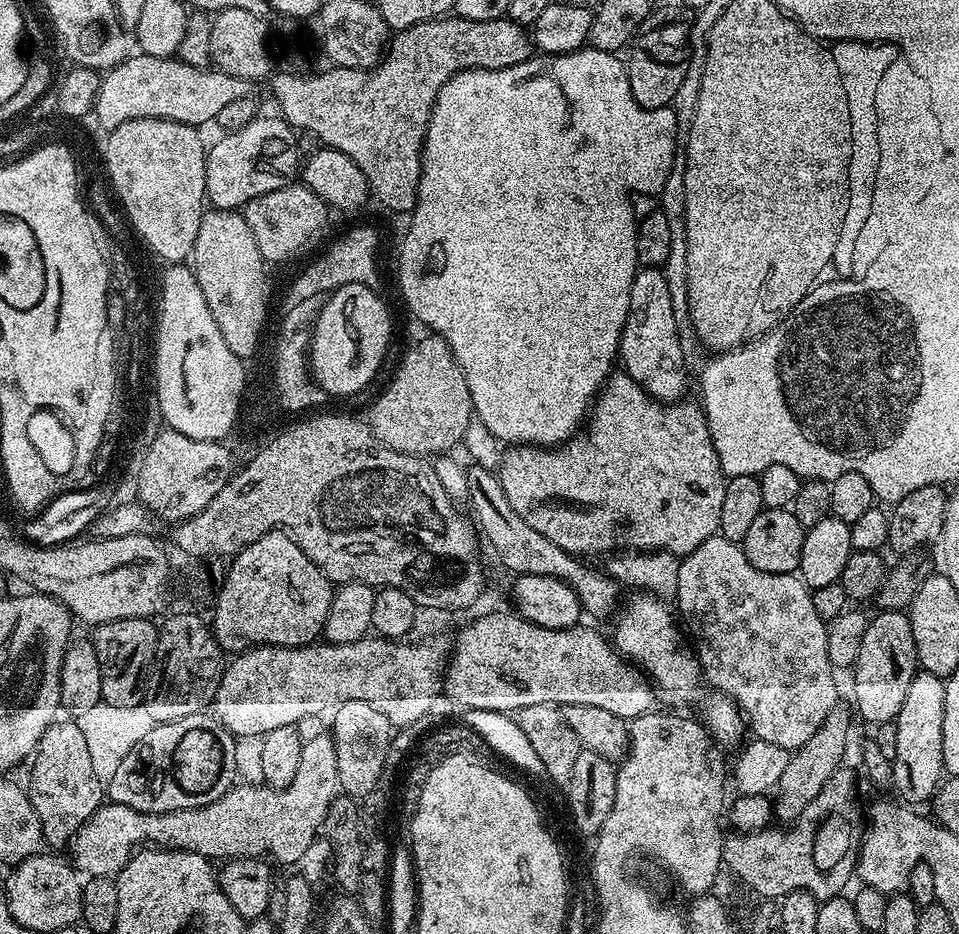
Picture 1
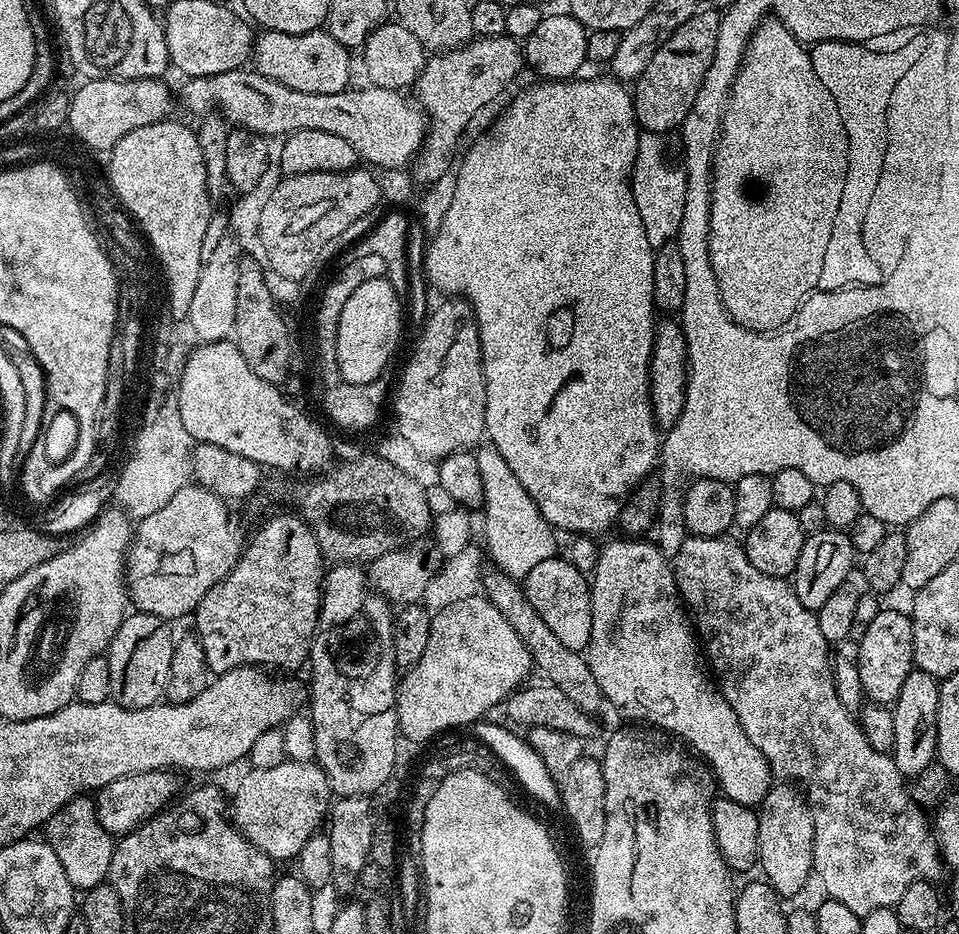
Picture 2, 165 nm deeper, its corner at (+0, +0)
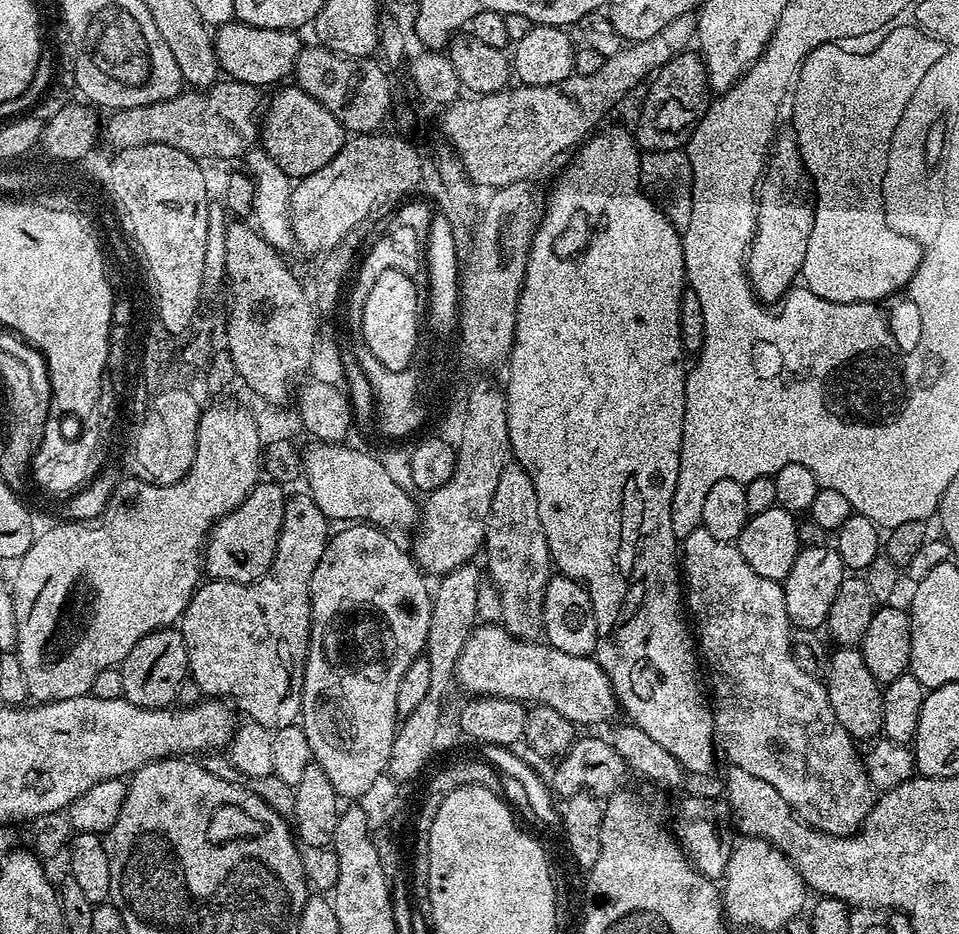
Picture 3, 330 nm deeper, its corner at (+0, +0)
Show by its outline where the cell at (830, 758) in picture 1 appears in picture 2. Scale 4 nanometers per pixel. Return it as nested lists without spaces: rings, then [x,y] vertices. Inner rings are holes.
[[[780,782],[769,788],[766,798],[758,805],[758,868],[761,868],[763,879],[771,884],[781,897],[796,896],[804,888],[812,871],[812,843],[814,842],[814,822],[812,812],[808,809],[807,799],[799,787],[788,782]]]

